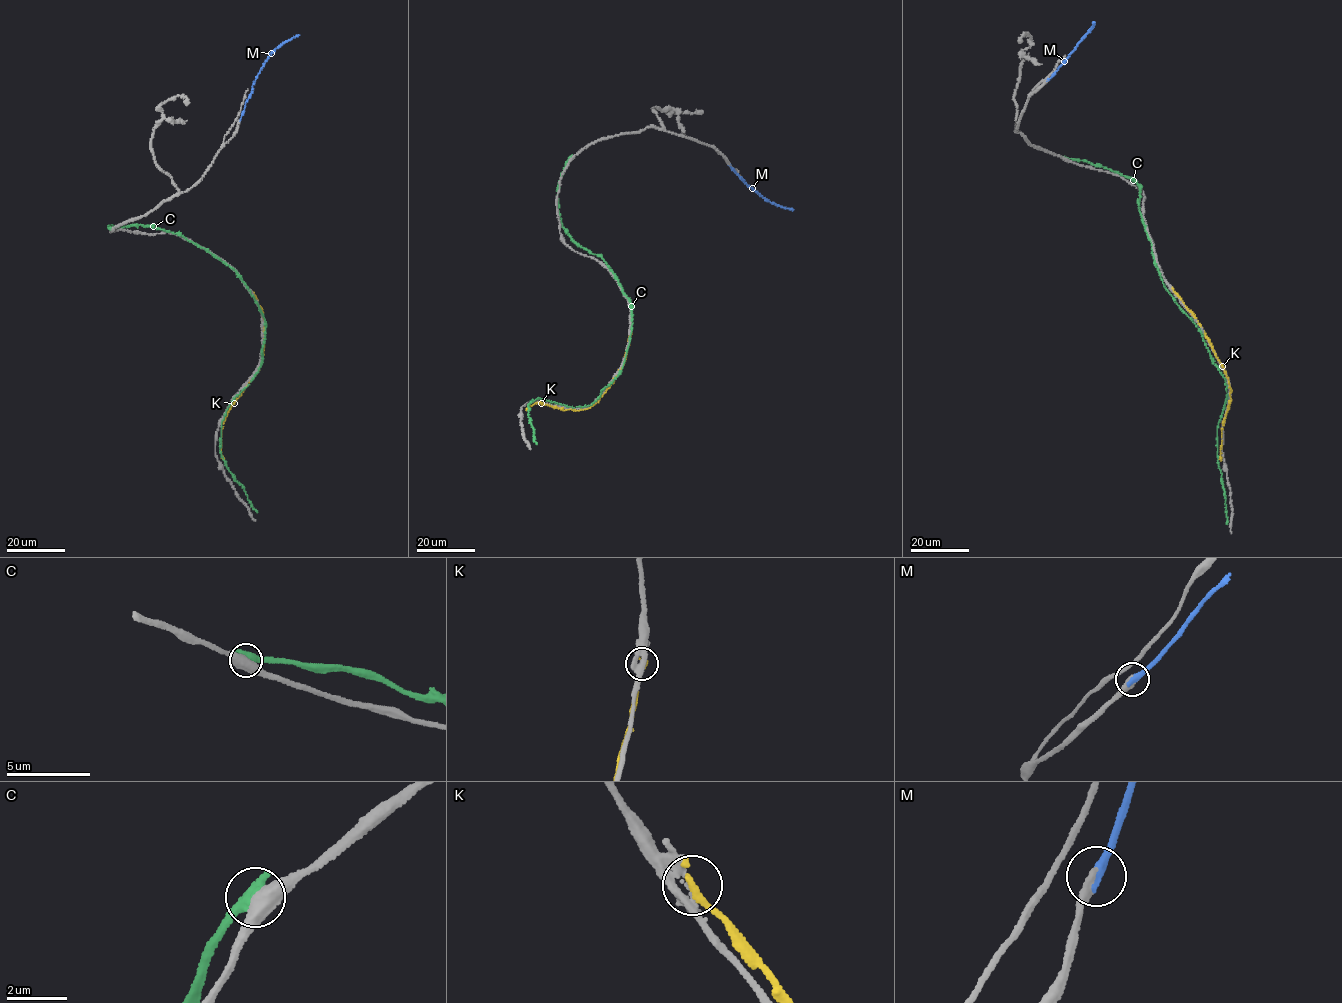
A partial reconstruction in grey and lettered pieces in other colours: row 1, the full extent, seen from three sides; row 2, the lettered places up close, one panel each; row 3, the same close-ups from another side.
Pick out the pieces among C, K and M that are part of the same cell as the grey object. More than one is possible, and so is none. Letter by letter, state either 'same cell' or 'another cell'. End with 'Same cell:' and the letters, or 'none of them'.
C: another cell
K: another cell
M: same cell
Same cell: M

